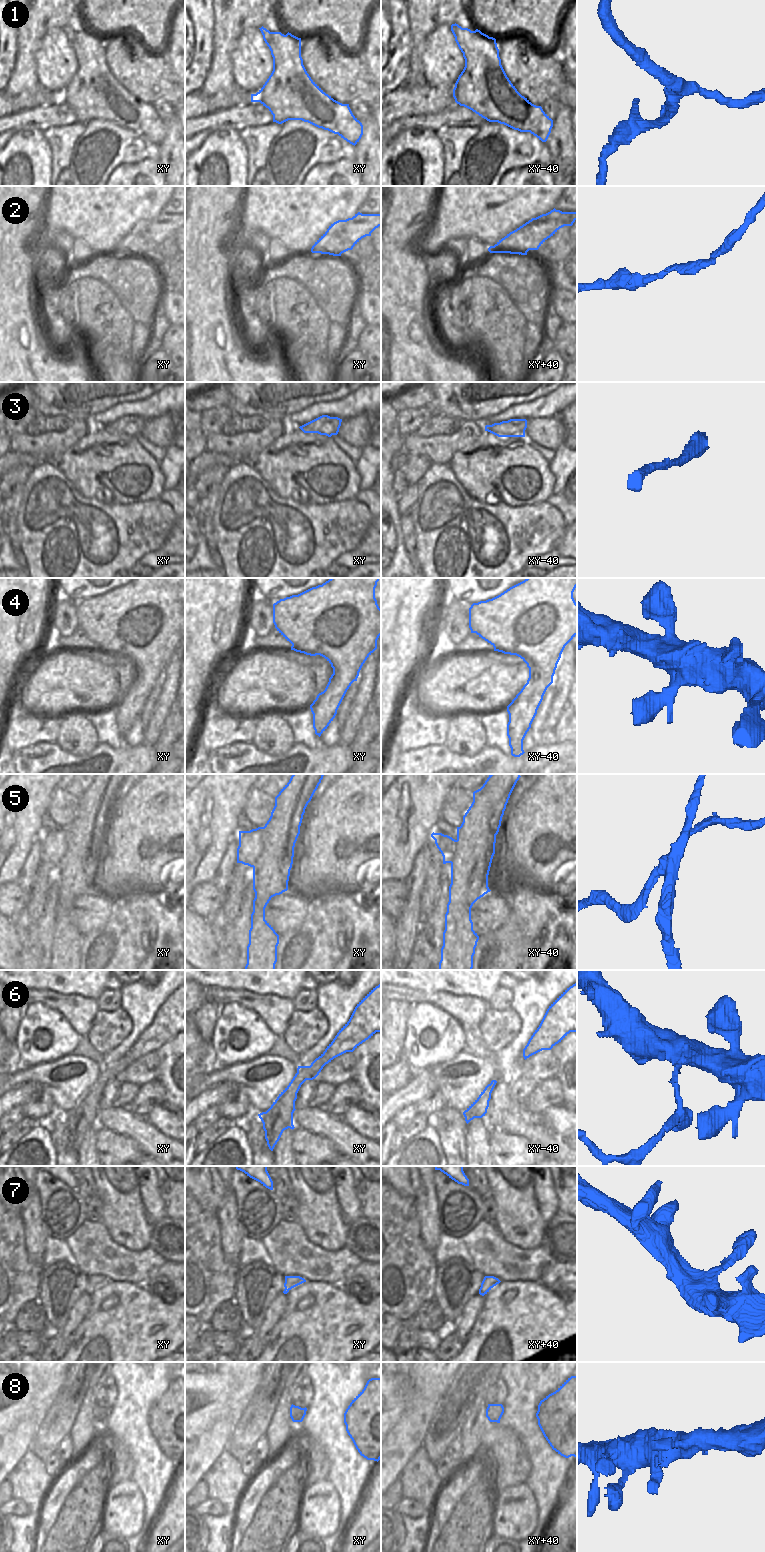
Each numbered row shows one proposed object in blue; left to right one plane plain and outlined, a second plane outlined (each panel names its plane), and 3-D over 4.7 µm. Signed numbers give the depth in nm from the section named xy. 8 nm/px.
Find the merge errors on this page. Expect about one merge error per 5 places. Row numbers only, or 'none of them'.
5, 6

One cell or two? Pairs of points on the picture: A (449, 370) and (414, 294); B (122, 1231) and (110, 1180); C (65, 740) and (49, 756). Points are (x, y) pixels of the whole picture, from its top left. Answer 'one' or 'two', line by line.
A: one
B: one
C: two

